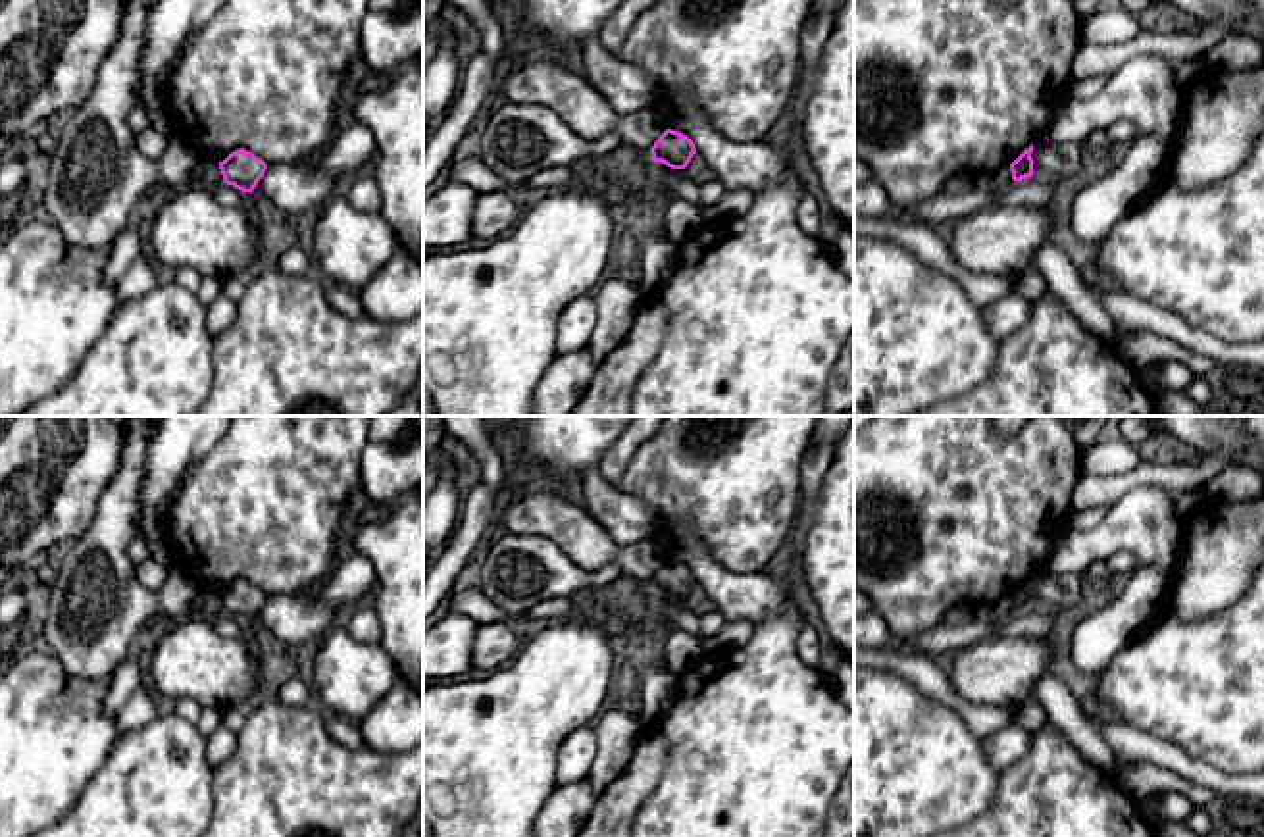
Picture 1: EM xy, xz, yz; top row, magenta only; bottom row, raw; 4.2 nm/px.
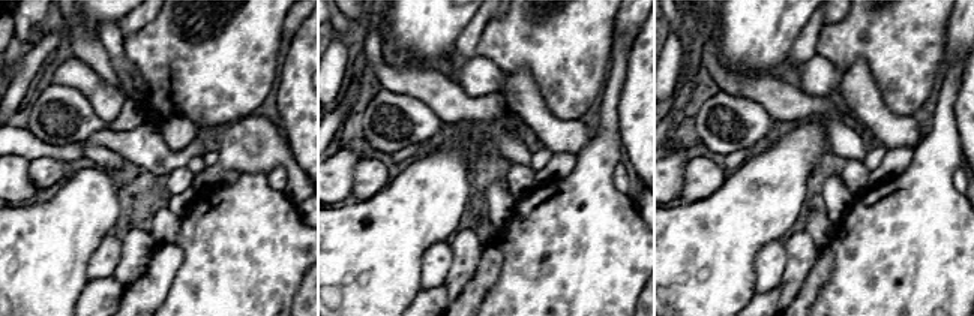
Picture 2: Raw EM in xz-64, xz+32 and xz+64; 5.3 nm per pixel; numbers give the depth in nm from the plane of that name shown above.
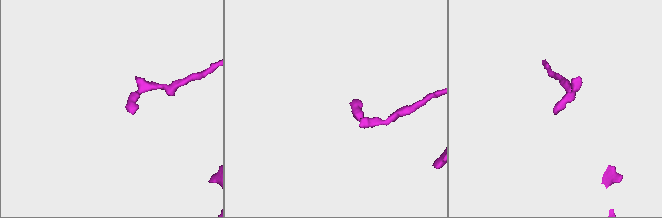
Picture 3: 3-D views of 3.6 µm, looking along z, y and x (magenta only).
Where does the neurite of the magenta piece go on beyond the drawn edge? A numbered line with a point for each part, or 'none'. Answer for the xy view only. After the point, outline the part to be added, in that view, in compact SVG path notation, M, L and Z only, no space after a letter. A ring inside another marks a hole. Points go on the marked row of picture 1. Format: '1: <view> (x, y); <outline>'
none

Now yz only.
none

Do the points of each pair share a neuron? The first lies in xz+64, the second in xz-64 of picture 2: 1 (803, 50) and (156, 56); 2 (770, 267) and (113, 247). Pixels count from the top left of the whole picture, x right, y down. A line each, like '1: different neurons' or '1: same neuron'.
1: different neurons
2: same neuron

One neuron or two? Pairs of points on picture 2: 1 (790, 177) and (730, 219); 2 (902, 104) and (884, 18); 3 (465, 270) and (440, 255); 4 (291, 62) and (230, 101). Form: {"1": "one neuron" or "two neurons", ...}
{"1": "one neuron", "2": "one neuron", "3": "two neurons", "4": "two neurons"}

